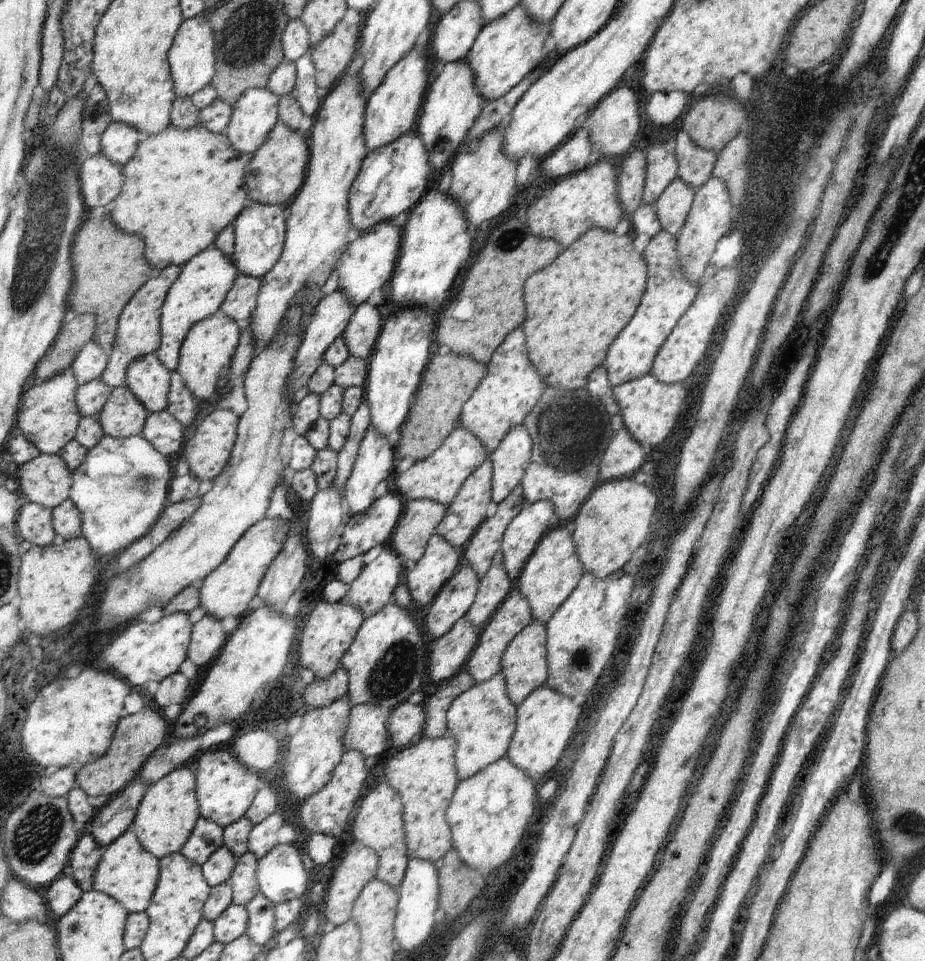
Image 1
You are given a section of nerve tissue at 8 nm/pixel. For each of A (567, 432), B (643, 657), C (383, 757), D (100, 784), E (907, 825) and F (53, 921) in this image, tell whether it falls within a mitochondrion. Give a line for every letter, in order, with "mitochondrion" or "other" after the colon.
A: mitochondrion
B: other
C: other
D: other
E: mitochondrion
F: other

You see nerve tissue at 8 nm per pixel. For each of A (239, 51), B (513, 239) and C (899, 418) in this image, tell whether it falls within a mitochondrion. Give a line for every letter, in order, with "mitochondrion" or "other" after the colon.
A: mitochondrion
B: mitochondrion
C: other

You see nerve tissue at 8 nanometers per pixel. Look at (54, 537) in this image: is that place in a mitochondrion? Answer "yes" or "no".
no

